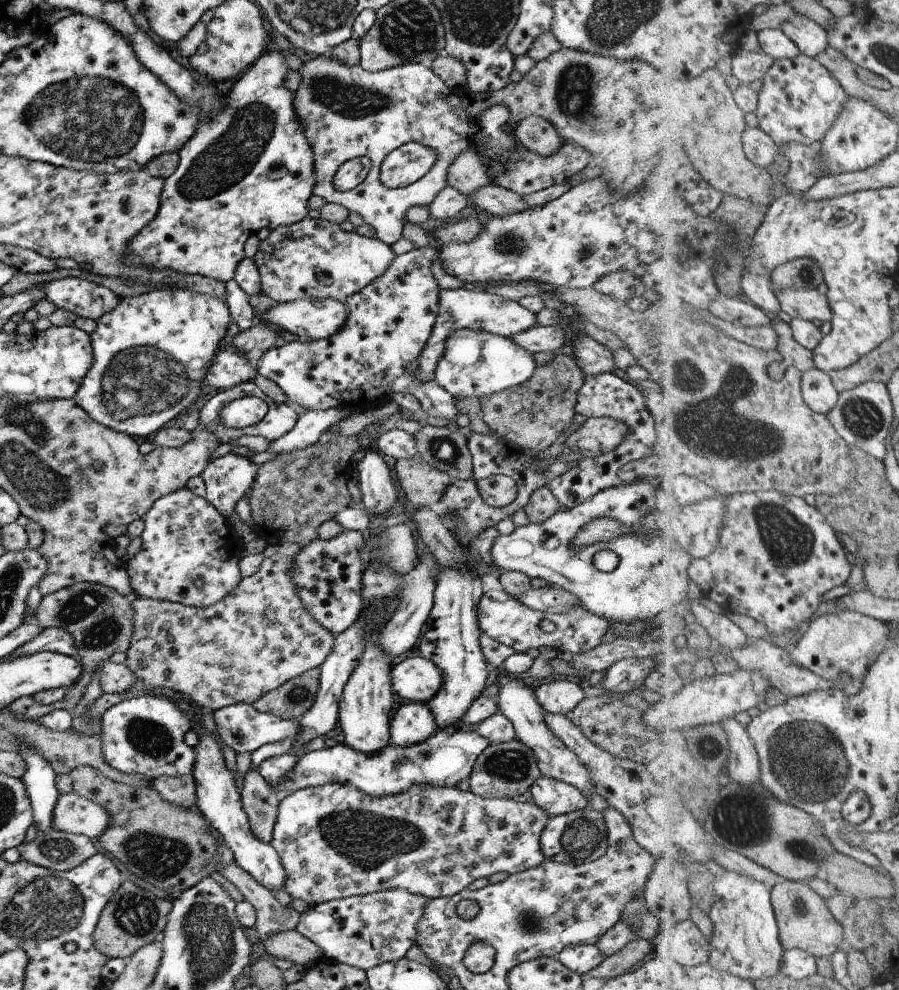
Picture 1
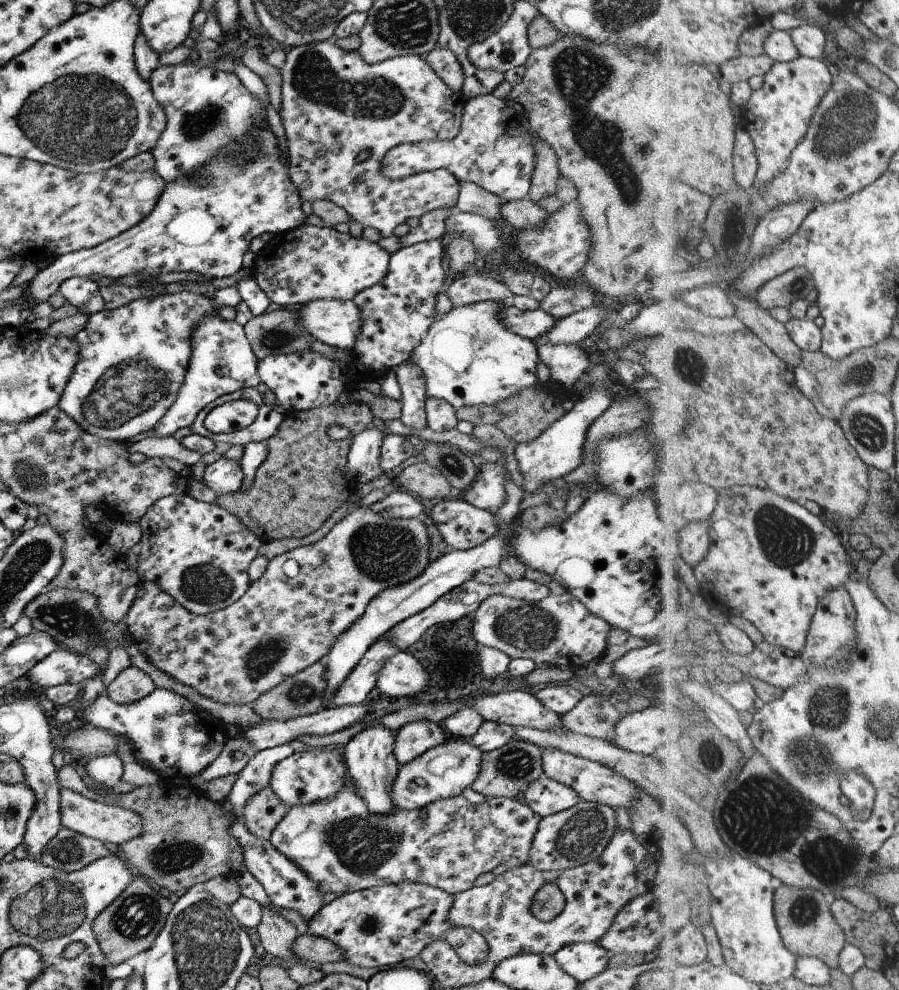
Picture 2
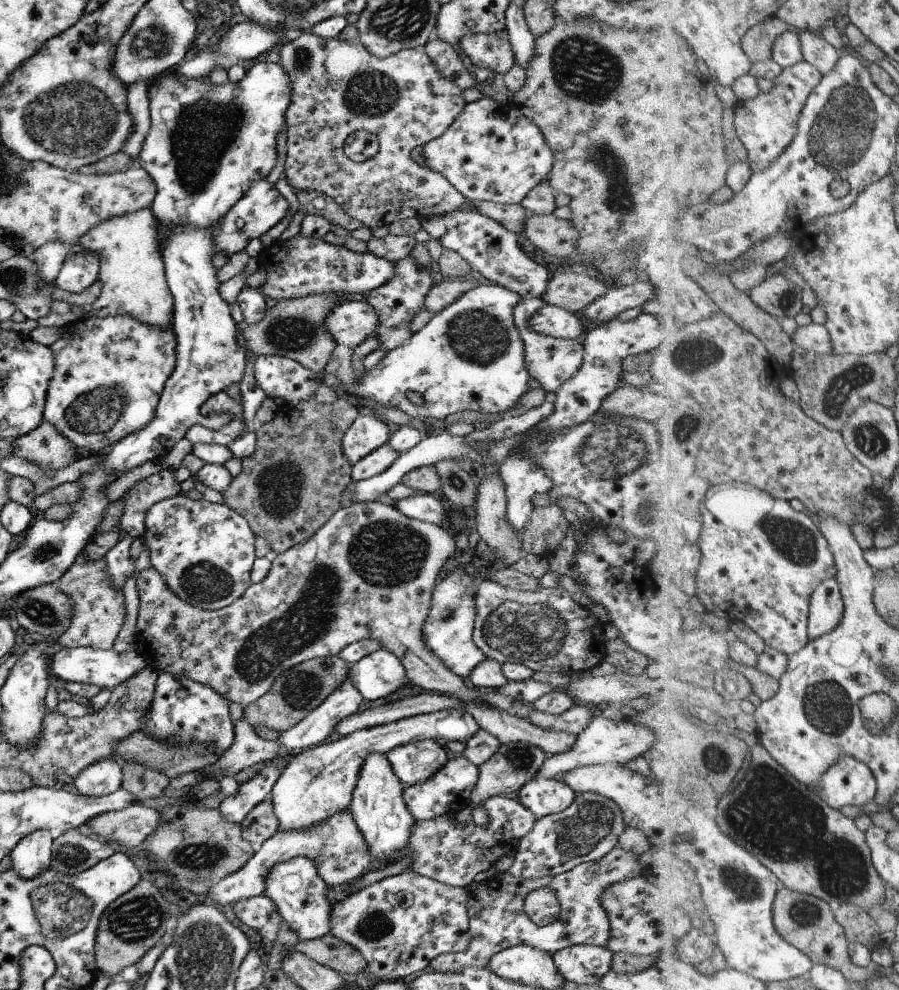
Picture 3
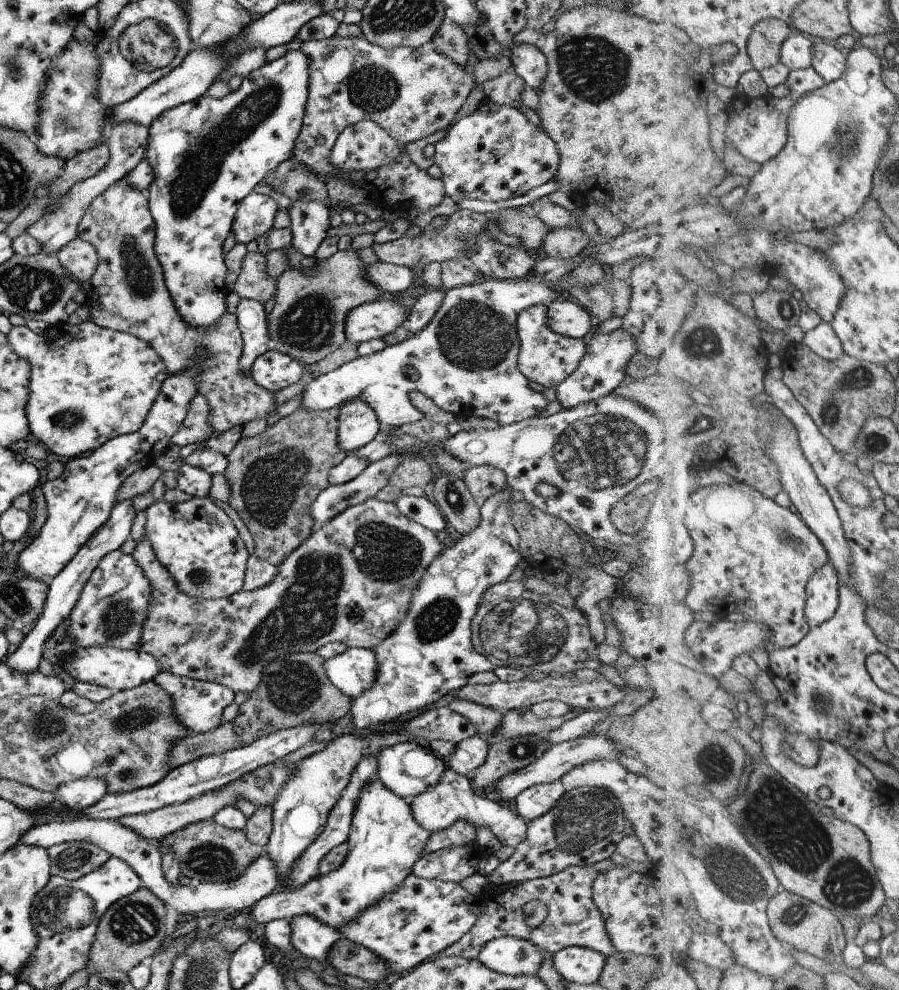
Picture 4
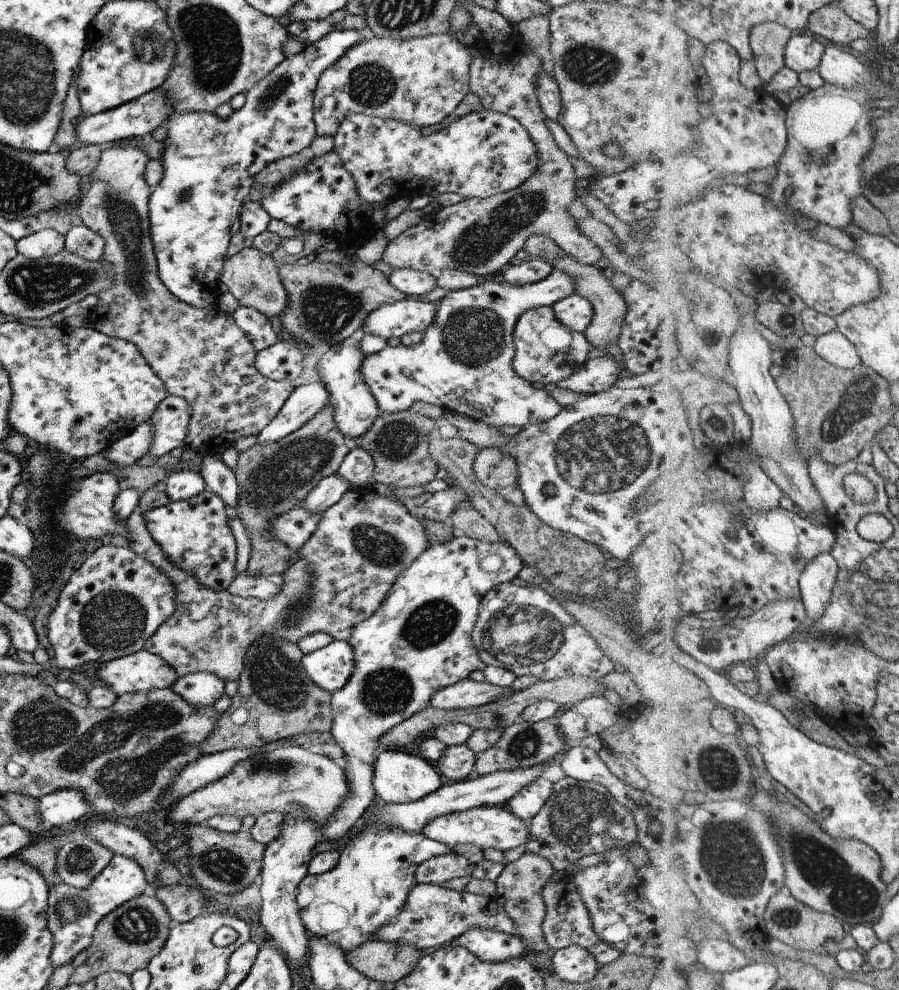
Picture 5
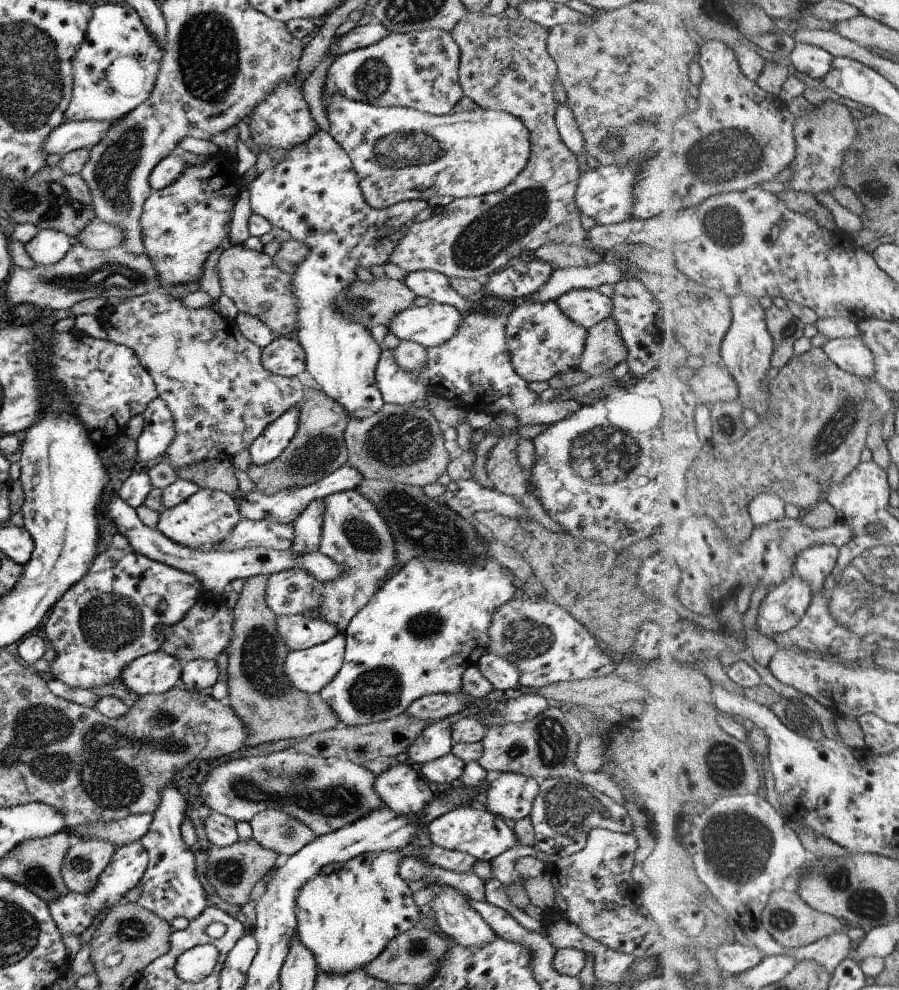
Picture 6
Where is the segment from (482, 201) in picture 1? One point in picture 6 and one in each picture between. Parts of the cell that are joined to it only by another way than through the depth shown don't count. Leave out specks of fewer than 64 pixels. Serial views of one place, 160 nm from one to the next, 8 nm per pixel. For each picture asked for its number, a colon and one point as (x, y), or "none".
2: (522, 214)
3: (556, 237)
4: (564, 243)
5: (608, 306)
6: (603, 349)

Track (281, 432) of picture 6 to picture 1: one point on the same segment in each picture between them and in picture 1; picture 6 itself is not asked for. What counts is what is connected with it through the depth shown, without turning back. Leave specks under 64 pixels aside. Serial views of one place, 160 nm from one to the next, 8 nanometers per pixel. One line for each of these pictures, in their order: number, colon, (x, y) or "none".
1: (474, 363)
2: (467, 356)
3: (469, 357)
4: (464, 360)
5: (304, 401)

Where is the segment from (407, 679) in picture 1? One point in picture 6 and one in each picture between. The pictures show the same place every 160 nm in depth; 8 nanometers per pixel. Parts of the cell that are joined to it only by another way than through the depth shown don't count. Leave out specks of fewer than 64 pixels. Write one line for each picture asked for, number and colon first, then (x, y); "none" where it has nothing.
2: (402, 676)
3: (378, 674)
4: (353, 671)
5: (329, 667)
6: (308, 670)

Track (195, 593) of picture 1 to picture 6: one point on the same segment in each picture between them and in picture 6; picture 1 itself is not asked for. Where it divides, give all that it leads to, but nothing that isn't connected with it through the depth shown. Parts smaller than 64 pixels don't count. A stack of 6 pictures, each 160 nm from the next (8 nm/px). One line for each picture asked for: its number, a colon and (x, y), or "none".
2: (197, 553)
3: (204, 551)
4: (195, 541)
5: (193, 534)
6: (199, 522)

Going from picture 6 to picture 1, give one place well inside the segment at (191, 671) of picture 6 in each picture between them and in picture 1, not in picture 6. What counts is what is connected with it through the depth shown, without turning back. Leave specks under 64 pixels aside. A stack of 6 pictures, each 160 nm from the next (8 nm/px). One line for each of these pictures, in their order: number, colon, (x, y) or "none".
1: (144, 735)
2: (172, 737)
3: (181, 711)
4: (198, 705)
5: (199, 690)

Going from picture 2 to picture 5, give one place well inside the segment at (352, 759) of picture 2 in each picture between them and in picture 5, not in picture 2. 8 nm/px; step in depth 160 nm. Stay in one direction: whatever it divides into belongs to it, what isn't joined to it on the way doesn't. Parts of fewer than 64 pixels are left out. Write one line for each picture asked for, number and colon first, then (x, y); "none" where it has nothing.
3: (376, 804)
4: (384, 843)
5: (369, 881)

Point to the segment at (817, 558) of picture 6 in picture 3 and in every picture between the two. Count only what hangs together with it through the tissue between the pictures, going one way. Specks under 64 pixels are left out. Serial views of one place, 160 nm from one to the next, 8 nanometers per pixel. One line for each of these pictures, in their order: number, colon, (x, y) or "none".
3: (827, 609)
4: (823, 591)
5: (818, 581)

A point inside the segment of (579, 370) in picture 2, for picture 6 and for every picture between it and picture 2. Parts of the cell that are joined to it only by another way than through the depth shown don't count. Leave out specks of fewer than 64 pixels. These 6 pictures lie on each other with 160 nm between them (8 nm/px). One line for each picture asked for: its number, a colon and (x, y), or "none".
3: (551, 361)
4: (546, 358)
5: (545, 351)
6: (541, 341)

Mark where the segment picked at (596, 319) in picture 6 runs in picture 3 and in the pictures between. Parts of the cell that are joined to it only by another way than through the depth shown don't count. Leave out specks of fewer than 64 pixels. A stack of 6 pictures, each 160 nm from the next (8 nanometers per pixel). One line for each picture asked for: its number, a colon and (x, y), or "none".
3: (549, 320)
4: (564, 318)
5: (575, 312)

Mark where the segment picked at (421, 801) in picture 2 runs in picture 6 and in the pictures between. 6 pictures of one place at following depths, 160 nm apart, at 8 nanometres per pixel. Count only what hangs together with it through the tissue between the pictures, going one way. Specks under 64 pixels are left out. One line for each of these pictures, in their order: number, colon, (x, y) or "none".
3: (447, 790)
4: (451, 799)
5: (484, 826)
6: (472, 830)

